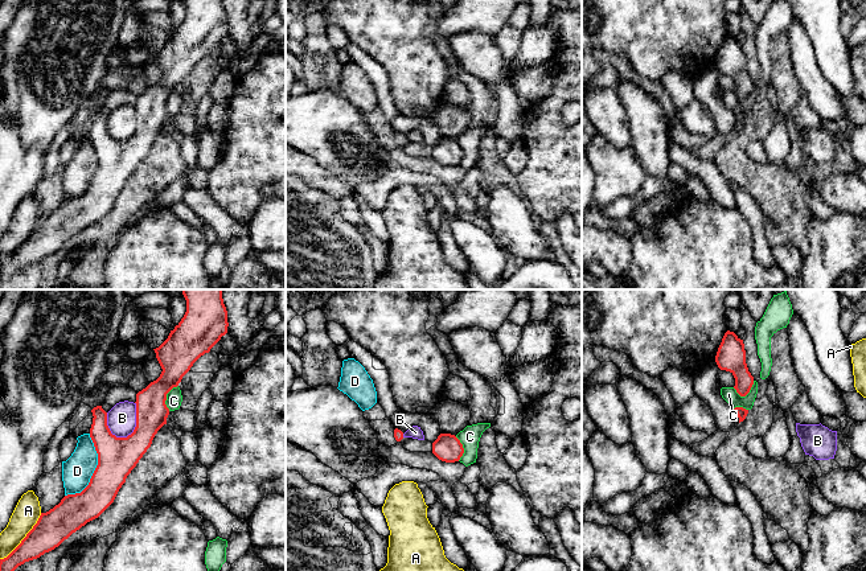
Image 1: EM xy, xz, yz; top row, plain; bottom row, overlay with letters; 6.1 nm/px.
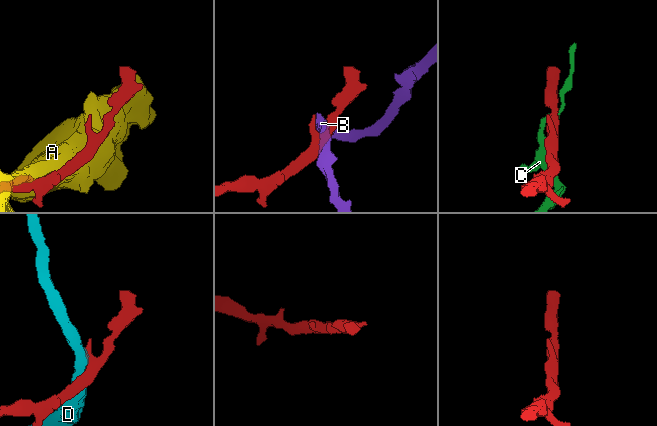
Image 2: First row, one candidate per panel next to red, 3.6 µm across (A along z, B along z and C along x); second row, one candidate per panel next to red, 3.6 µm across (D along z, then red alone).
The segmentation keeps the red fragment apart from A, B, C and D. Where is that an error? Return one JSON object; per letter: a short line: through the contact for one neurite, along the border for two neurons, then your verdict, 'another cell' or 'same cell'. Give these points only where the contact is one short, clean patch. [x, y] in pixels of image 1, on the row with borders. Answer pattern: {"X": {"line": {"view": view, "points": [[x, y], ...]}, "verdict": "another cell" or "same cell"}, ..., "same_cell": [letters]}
{"A": {"verdict": "another cell"}, "B": {"line": {"view": "xy", "points": [[135, 402], [135, 428], [126, 436], [117, 438]]}, "verdict": "another cell"}, "C": {"line": {"view": "yz", "points": [[754, 381], [745, 395], [741, 395], [733, 387]]}, "verdict": "another cell"}, "D": {"verdict": "another cell"}, "same_cell": []}

